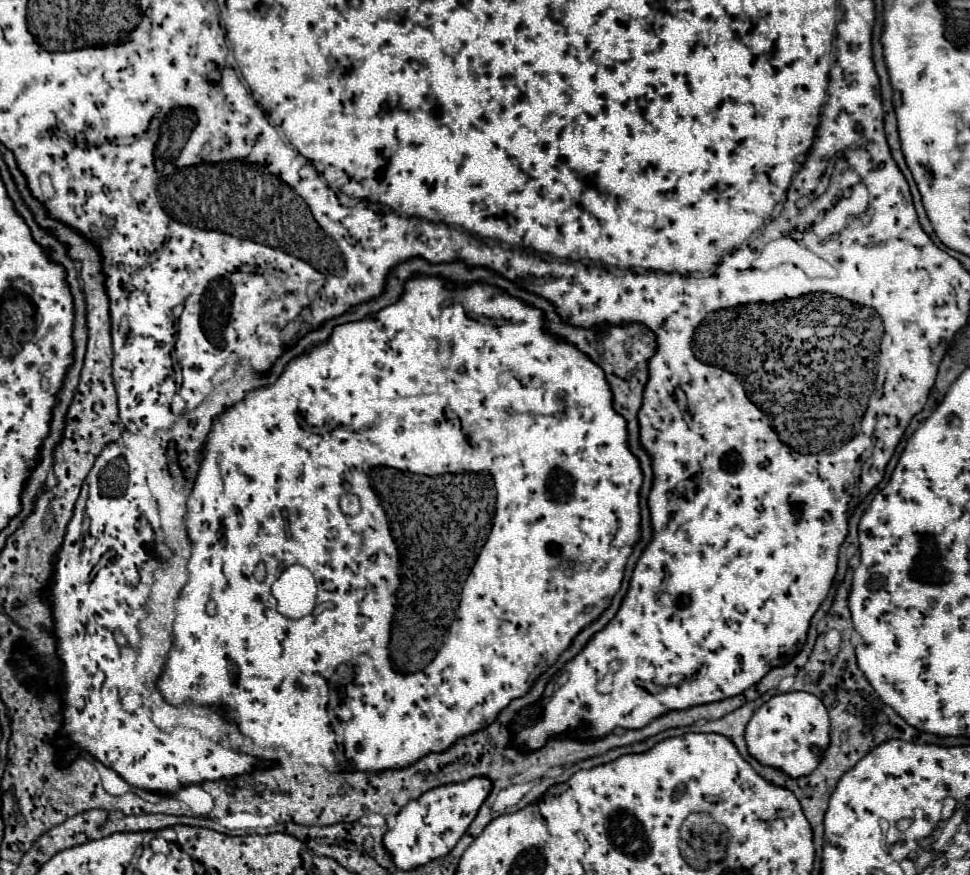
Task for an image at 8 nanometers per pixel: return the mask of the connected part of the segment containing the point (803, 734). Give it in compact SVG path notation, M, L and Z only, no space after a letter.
M803 691L783 693L763 703L747 723L745 741L749 753L763 765L779 767L791 777L809 775L817 765L821 753L827 749L827 709L819 697Z

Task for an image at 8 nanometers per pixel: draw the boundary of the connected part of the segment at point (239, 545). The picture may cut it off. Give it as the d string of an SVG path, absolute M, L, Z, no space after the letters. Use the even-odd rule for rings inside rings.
M413 275L411 279L405 281L403 293L401 297L393 303L383 307L377 315L369 315L361 321L353 321L353 323L343 323L337 325L333 329L333 333L329 335L329 339L325 343L319 343L315 347L311 347L309 351L297 355L295 359L291 359L285 365L285 371L281 373L281 377L267 387L259 387L253 389L245 395L243 401L227 407L221 415L213 417L213 425L211 431L207 435L207 441L203 445L203 459L201 459L201 467L193 485L193 491L187 499L187 513L185 513L185 529L187 529L187 537L191 541L191 557L187 563L187 571L189 571L189 581L187 585L181 589L181 593L175 599L175 609L177 609L177 617L173 621L173 645L171 651L167 655L165 667L157 679L157 689L161 691L163 699L169 705L183 705L183 703L193 703L199 707L211 707L217 713L221 713L223 717L227 717L229 721L233 721L239 731L249 737L257 747L273 747L273 749L285 749L291 757L295 757L301 763L307 765L323 765L327 771L369 771L369 773L379 773L379 771L387 771L387 769L405 769L409 765L413 765L415 761L419 761L421 757L429 755L429 753L443 753L447 751L455 741L459 741L461 737L467 737L475 731L481 731L483 727L491 725L497 715L517 697L523 697L529 693L529 689L535 685L535 681L559 659L559 655L571 645L571 641L577 637L577 633L581 633L589 623L597 621L601 617L601 613L611 605L613 595L619 591L621 581L623 581L623 573L625 573L625 565L627 565L627 557L633 553L635 543L641 539L641 507L639 507L639 489L643 485L643 471L641 471L641 463L639 459L629 451L627 445L627 421L623 415L619 415L613 409L613 393L611 387L605 379L605 371L593 363L589 359L589 355L585 355L583 351L579 351L575 345L571 345L565 339L559 339L557 335L551 335L545 331L545 313L529 303L523 303L517 297L507 295L503 289L487 285L487 283L469 283L465 287L445 287L445 279L443 277L429 277L429 275ZM405 469L451 469L451 471L441 471L437 475L421 475L415 473L411 475L411 471ZM351 493L359 497L361 503L361 513L347 517L341 507L339 507L339 499L341 495ZM265 563L267 567L267 579L265 581L257 581L253 577L253 569ZM291 565L303 565L307 567L315 581L317 581L317 603L323 601L331 601L335 603L333 611L323 611L321 615L307 615L301 619L289 619L285 615L281 615L277 611L277 605L273 605L273 595L271 595L271 585L277 579L277 575ZM207 601L215 601L215 615L205 613L205 605ZM347 665L353 671L353 679L347 685L337 685L339 691L339 703L335 707L335 711L329 711L329 677L331 673L341 667Z

